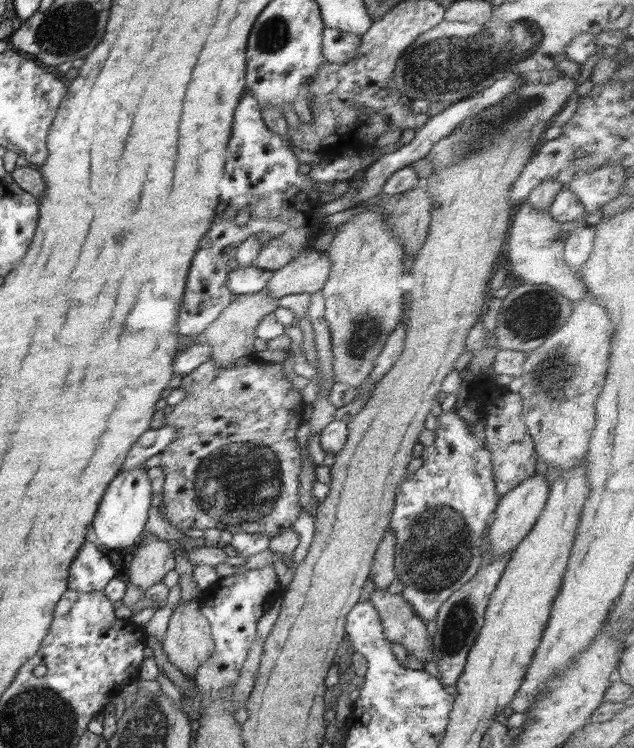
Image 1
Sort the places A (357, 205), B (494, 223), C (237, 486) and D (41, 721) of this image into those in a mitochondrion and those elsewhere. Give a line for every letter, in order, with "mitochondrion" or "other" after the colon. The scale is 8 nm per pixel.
A: other
B: other
C: mitochondrion
D: mitochondrion

